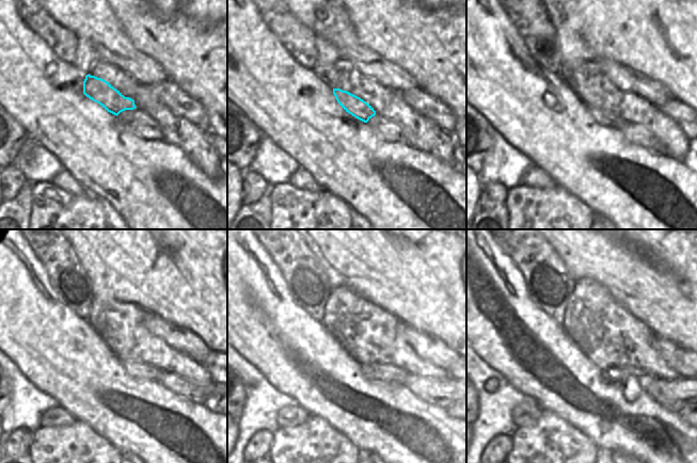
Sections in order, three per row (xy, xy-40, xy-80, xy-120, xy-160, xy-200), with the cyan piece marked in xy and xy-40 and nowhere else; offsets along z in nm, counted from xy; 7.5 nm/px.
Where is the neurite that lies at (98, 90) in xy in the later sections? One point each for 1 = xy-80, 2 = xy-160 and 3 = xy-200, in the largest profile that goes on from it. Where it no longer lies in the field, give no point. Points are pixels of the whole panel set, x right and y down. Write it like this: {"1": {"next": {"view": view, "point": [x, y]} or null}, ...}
{"1": {"next": {"view": "xy-80", "point": [606, 118]}}, "2": {"next": {"view": "xy-160", "point": [385, 372]}}, "3": {"next": {"view": "xy-200", "point": [622, 376]}}}

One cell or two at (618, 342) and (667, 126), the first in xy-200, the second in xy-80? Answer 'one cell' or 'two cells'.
one cell

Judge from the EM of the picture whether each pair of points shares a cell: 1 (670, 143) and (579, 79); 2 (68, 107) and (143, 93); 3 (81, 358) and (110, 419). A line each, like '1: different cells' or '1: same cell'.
1: same cell
2: different cells
3: same cell

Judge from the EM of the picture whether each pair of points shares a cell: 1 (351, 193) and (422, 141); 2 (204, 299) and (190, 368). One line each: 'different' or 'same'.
1: different
2: different

